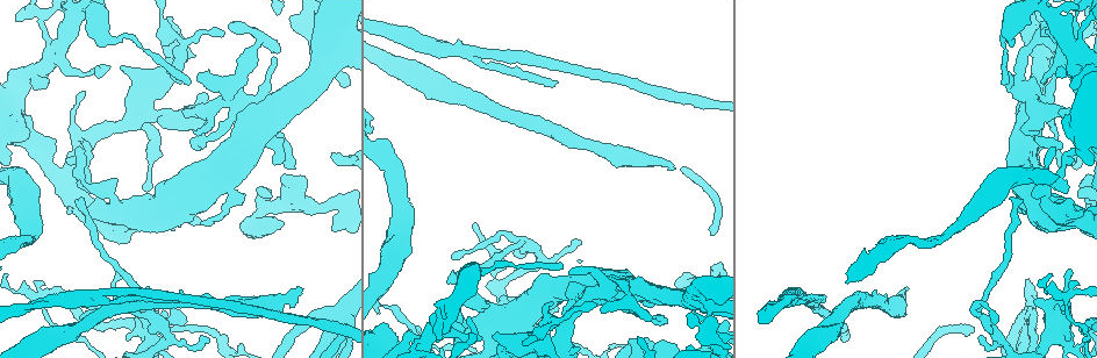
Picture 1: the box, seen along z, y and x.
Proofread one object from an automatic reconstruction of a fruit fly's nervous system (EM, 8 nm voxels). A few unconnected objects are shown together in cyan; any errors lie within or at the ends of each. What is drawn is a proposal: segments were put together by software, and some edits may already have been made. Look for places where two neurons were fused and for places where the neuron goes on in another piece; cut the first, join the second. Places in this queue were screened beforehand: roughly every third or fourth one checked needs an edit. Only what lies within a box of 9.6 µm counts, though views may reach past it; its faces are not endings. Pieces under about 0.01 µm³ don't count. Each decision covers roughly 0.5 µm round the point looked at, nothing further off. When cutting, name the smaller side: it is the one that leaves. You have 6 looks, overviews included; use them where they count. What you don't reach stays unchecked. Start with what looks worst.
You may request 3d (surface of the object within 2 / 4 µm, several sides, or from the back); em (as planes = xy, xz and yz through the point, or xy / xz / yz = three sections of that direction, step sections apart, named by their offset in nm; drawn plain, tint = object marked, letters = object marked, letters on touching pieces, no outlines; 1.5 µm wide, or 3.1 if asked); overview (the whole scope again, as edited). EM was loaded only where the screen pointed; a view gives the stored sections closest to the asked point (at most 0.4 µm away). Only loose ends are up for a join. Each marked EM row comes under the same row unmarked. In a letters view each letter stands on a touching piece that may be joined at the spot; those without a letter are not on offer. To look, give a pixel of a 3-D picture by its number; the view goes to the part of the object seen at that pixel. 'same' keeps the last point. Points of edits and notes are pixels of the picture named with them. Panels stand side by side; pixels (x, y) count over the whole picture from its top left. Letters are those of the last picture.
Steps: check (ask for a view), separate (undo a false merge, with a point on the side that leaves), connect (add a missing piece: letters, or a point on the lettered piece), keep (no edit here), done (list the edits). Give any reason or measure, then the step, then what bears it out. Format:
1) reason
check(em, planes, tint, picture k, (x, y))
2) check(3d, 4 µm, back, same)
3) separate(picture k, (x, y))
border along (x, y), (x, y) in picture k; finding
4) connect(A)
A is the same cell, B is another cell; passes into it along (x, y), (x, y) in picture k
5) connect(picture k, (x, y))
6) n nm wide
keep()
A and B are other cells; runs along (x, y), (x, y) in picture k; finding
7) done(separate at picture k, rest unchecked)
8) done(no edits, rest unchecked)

end of a long branch
check(em, planes, tint, picture 1, (675, 167))

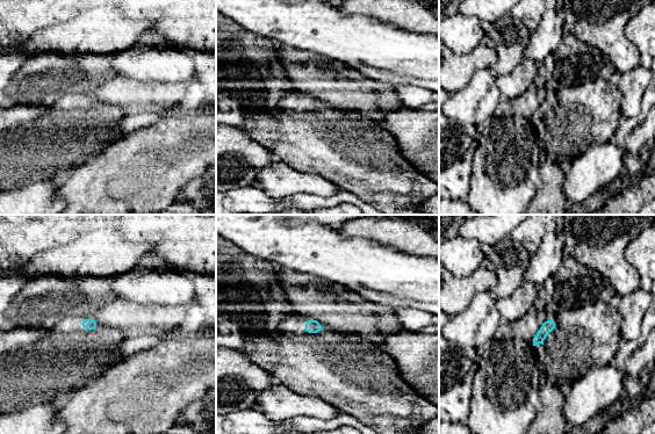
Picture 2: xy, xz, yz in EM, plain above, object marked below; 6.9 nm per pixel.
check(em, planes, letters, same)

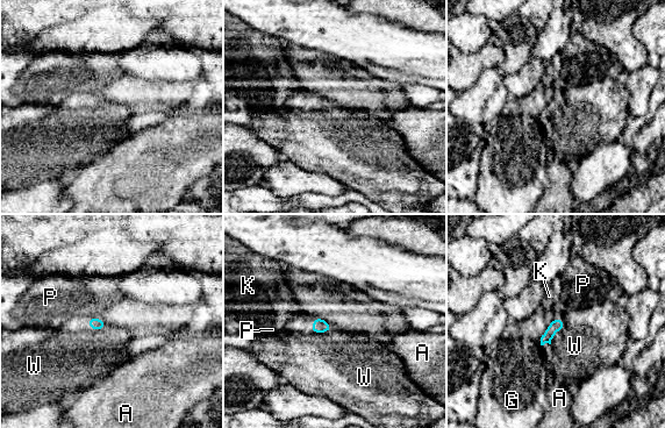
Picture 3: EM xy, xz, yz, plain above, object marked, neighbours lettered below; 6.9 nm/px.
connect(picture 3, (337, 364))
W is the same cell, A, G, K and P are other cells; passes into it along (317, 326), (322, 332), (337, 364) in picture 3; the neuron continues

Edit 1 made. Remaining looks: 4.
check(overview)

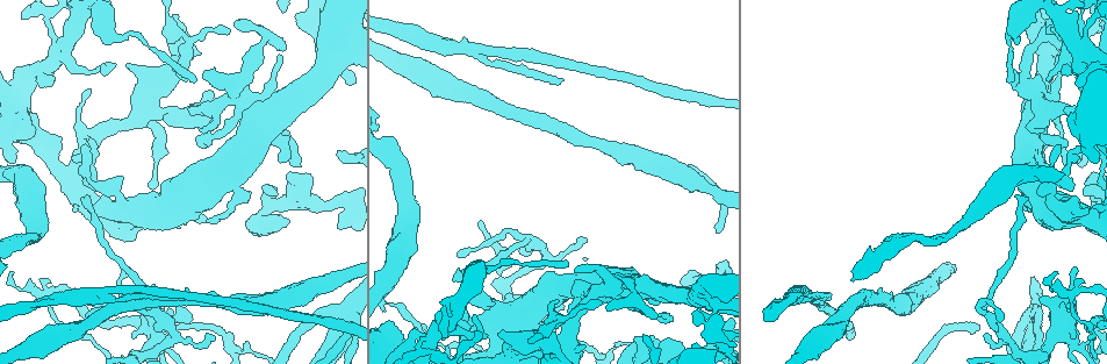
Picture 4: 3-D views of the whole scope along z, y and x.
long arm stops here
check(em, xz, step 8, tint, picture 4, (1081, 154))

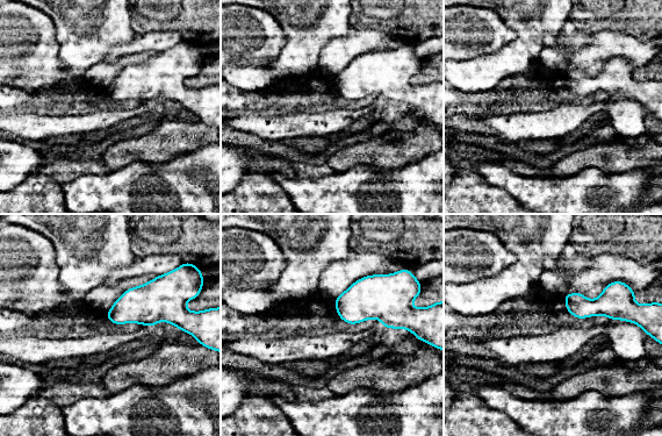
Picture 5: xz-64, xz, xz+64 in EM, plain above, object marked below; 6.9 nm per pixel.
cut it another way
check(em, xy, step 8, letters, same)

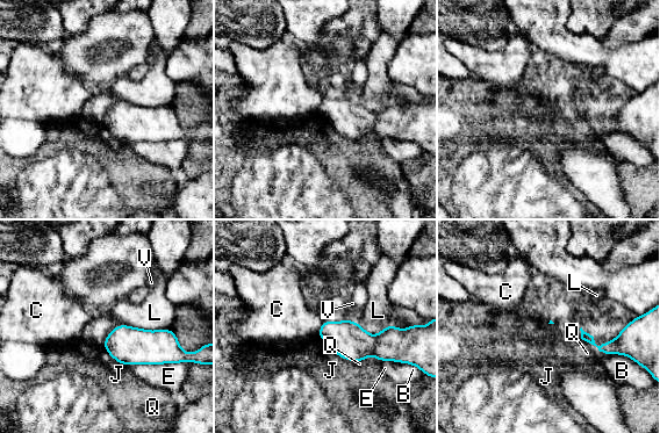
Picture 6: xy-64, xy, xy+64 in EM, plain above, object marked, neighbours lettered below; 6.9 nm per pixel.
keep()
B, C, E, J, L, Q and V are other cells; no lettered piece goes on from it

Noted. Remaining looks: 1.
two arms in line, one across
check(em, yz, step 8, letters, picture 4, (48, 292))

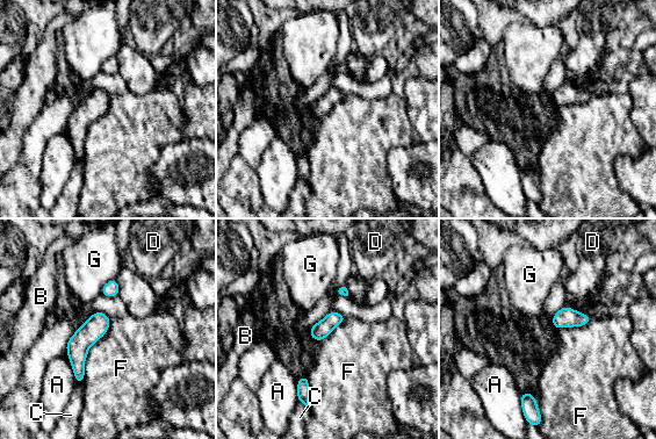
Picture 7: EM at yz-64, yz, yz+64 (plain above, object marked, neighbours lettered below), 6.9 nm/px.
keep()
A, B, C, D, F and G are other cells; continuous, no second neuron

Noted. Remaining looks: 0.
done(connect at picture 3, rest unchecked)

